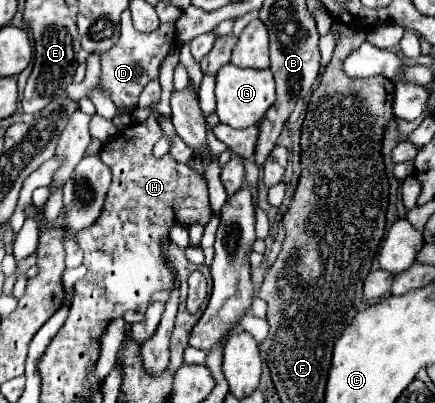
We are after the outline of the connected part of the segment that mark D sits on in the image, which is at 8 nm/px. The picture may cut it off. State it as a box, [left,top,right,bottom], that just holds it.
[99,23,175,109]

